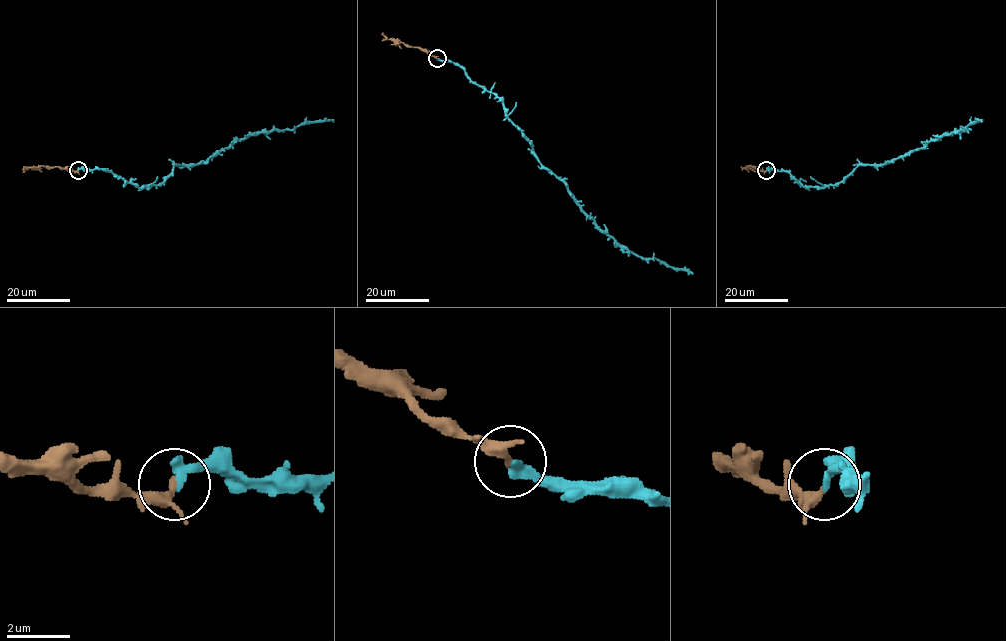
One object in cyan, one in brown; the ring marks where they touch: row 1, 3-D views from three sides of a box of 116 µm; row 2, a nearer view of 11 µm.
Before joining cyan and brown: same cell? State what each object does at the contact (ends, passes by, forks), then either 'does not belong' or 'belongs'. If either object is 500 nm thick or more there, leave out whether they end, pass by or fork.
cyan ends; brown passes by; belongs

